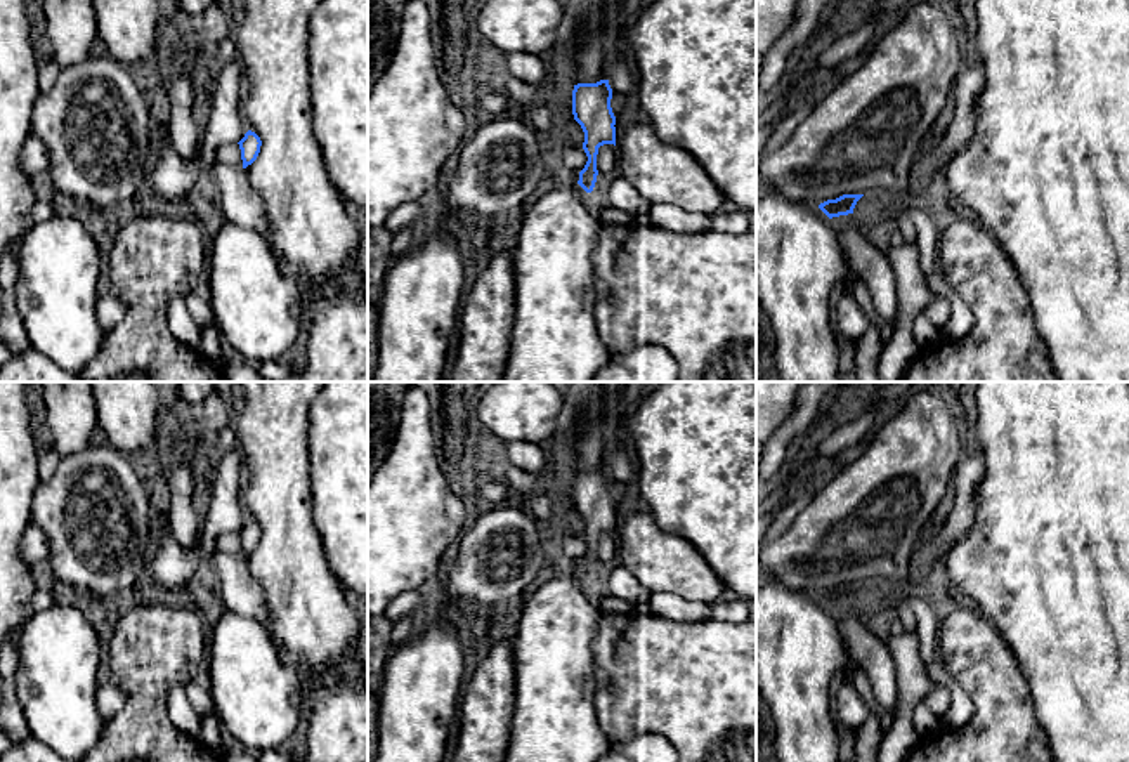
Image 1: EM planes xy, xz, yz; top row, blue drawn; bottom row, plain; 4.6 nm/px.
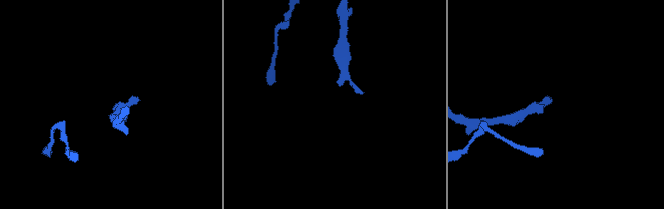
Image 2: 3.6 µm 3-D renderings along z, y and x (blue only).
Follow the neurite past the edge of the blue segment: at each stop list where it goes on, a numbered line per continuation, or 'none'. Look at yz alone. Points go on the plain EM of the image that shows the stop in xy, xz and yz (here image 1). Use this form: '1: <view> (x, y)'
none

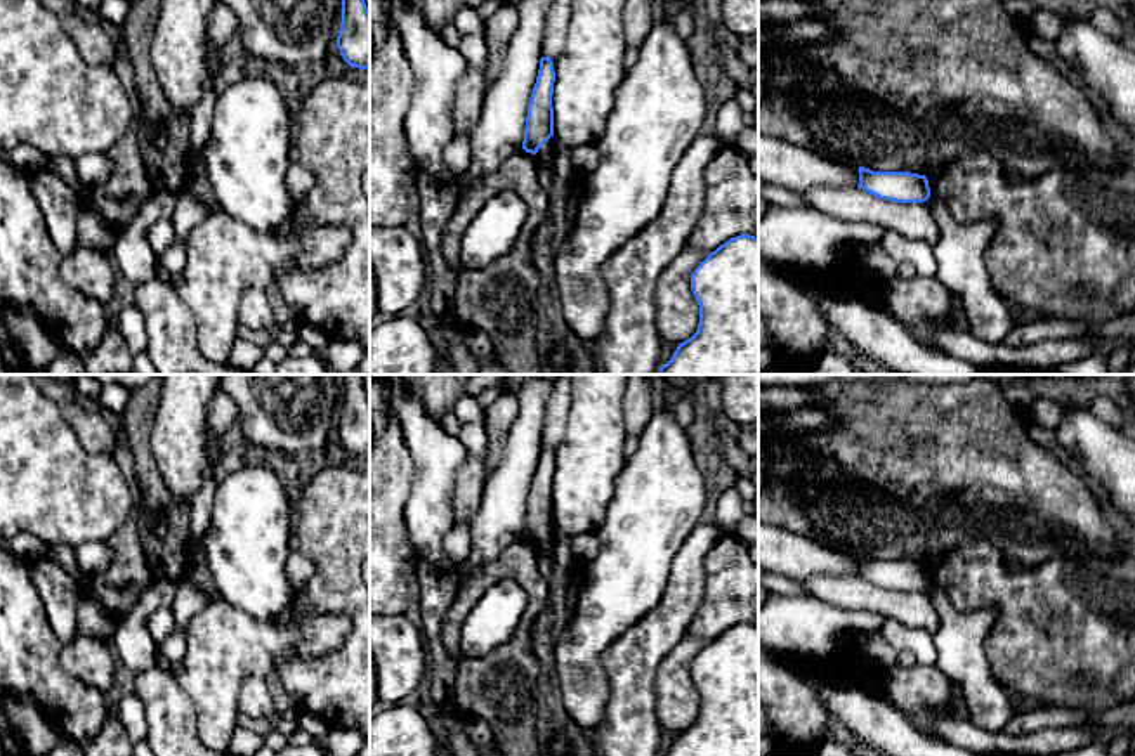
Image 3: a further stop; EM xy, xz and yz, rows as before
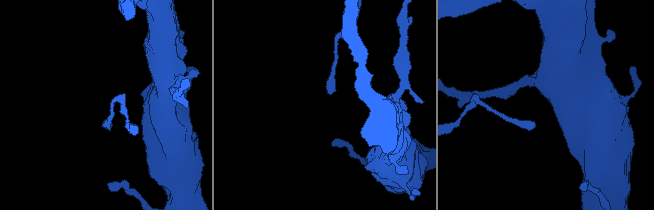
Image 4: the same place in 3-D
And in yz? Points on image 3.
none

